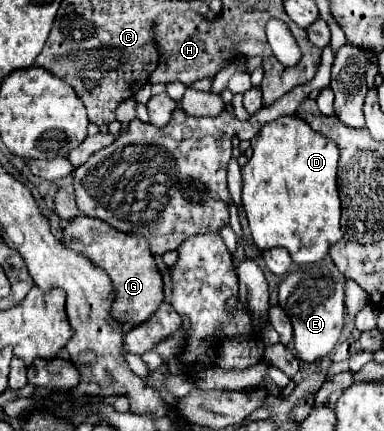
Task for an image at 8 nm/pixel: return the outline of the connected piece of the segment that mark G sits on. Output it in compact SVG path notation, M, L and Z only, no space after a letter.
M81 213L69 219L61 233L63 247L85 255L95 267L101 267L109 275L113 283L111 317L115 321L139 325L159 307L159 303L163 301L163 281L157 263L149 251L149 243L145 243L145 239L137 239L135 235L119 235L105 221Z

